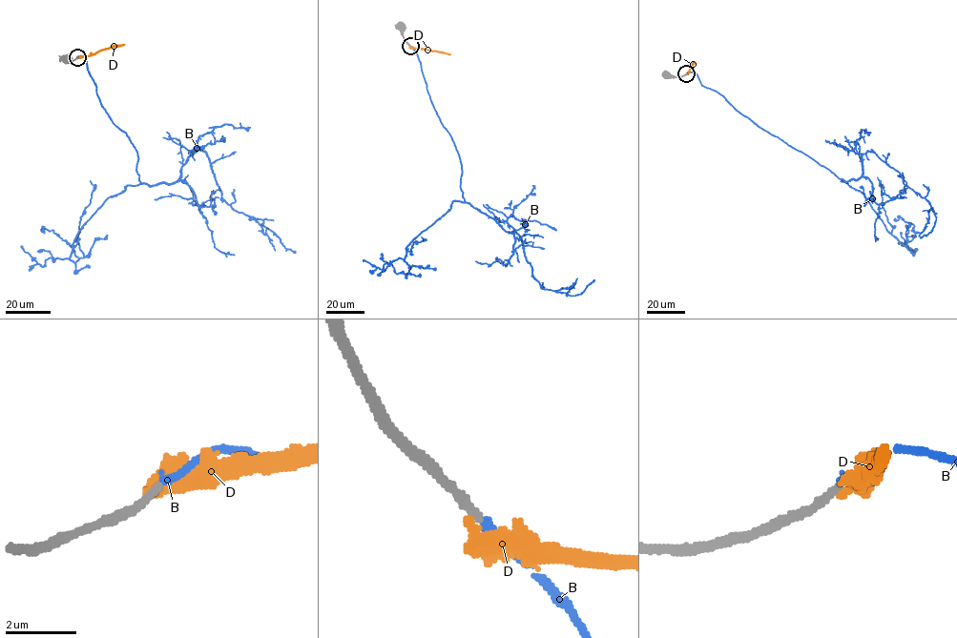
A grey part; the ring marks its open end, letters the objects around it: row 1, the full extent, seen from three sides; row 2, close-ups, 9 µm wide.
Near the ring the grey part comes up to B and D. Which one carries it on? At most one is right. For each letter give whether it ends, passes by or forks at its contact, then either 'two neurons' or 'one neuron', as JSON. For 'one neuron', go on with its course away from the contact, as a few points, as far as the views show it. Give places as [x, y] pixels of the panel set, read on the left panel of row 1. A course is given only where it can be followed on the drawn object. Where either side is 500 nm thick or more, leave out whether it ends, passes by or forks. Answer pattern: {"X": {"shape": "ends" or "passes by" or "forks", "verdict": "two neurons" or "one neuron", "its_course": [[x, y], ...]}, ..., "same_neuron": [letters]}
{"B": {"shape": "ends", "verdict": "one neuron", "its_course": [[76, 57], [85, 57], [101, 106], [136, 150], [140, 182], [174, 183], [203, 151], [222, 197], [296, 253]]}, "D": {"shape": "ends", "verdict": "two neurons"}, "same_neuron": ["B"]}

